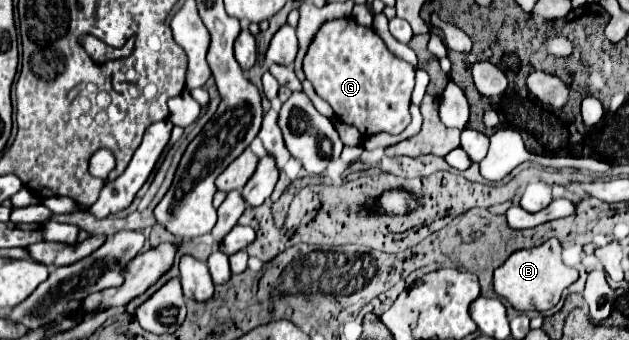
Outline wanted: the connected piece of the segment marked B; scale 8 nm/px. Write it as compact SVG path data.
M548 239L546 243L538 245L538 247L532 247L532 249L522 249L522 251L514 251L496 271L494 271L494 291L500 295L500 297L506 297L508 303L518 309L518 311L546 311L546 309L552 309L558 301L560 301L560 295L562 291L574 283L578 279L578 271L564 265L562 257L562 247L558 243L558 239Z

